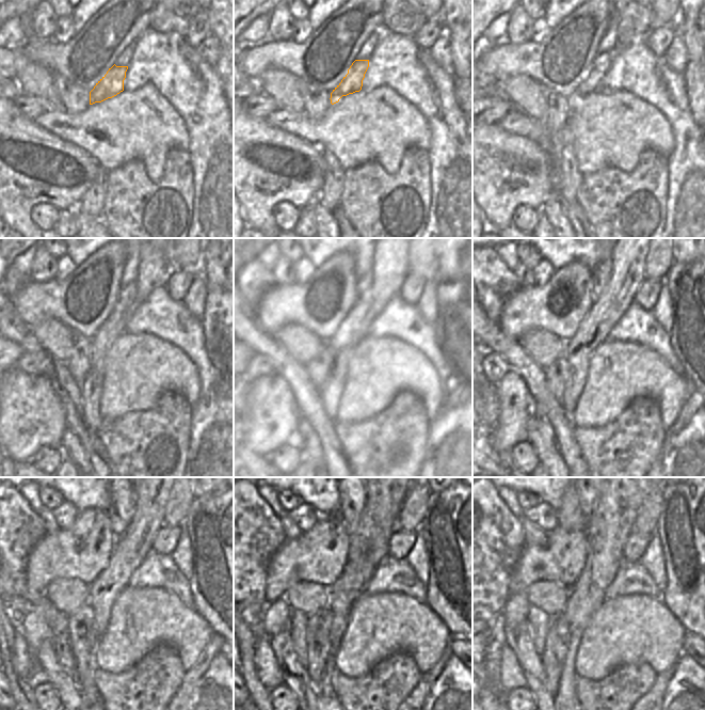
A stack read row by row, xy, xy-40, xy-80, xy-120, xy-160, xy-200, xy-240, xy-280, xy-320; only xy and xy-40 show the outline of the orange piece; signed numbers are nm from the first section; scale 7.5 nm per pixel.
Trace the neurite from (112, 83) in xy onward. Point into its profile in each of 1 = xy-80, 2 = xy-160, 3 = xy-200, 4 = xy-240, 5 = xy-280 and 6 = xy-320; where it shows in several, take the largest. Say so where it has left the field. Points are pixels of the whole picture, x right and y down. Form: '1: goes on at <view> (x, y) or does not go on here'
1: goes on at xy-80 (602, 62)
2: goes on at xy-160 (363, 283)
3: goes on at xy-200 (602, 274)
4: goes on at xy-240 (121, 510)
5: goes on at xy-280 (352, 499)
6: goes on at xy-320 (588, 499)

